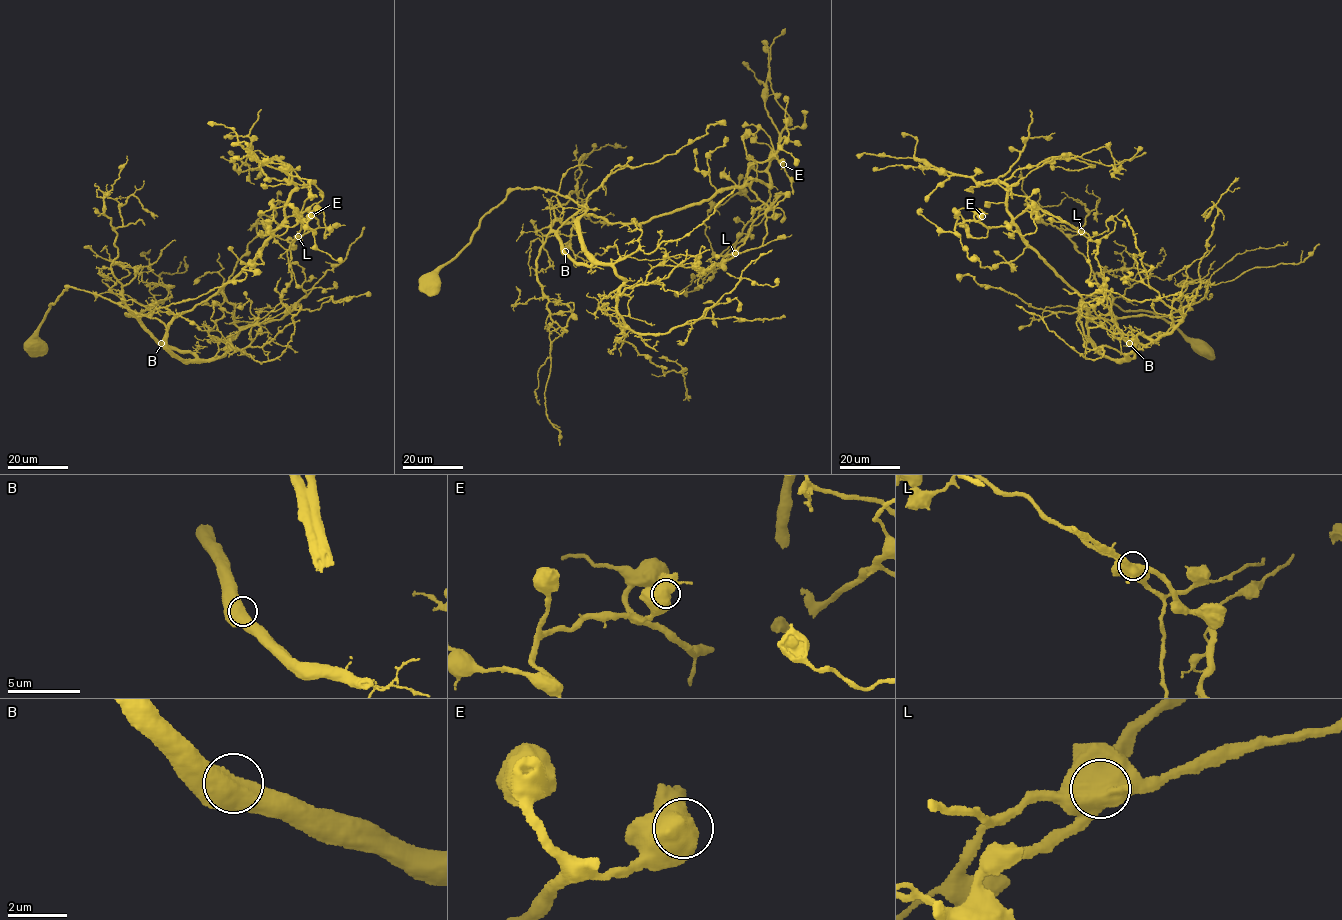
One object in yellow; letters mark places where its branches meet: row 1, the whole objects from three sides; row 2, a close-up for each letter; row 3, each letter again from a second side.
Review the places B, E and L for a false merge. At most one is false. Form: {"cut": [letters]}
{"cut": ["L"]}

